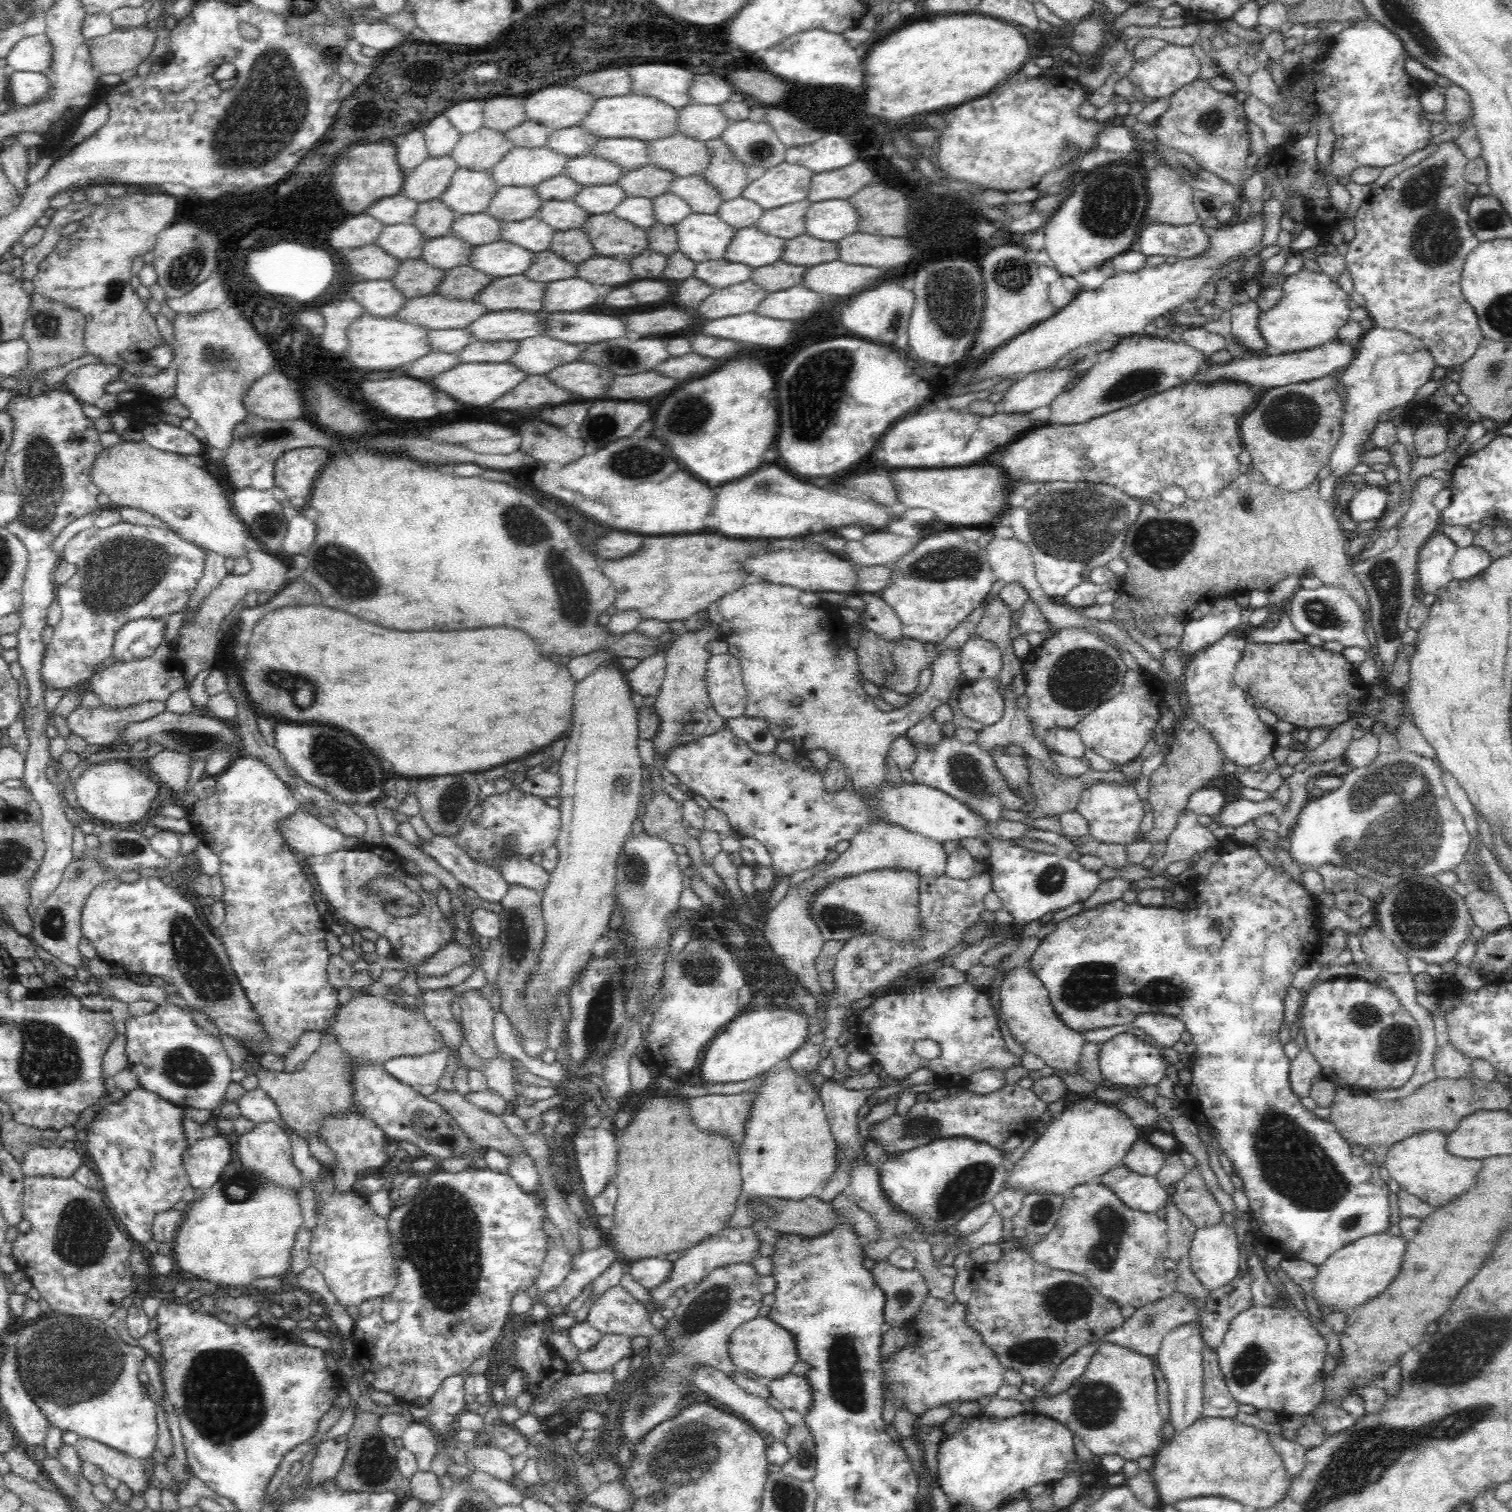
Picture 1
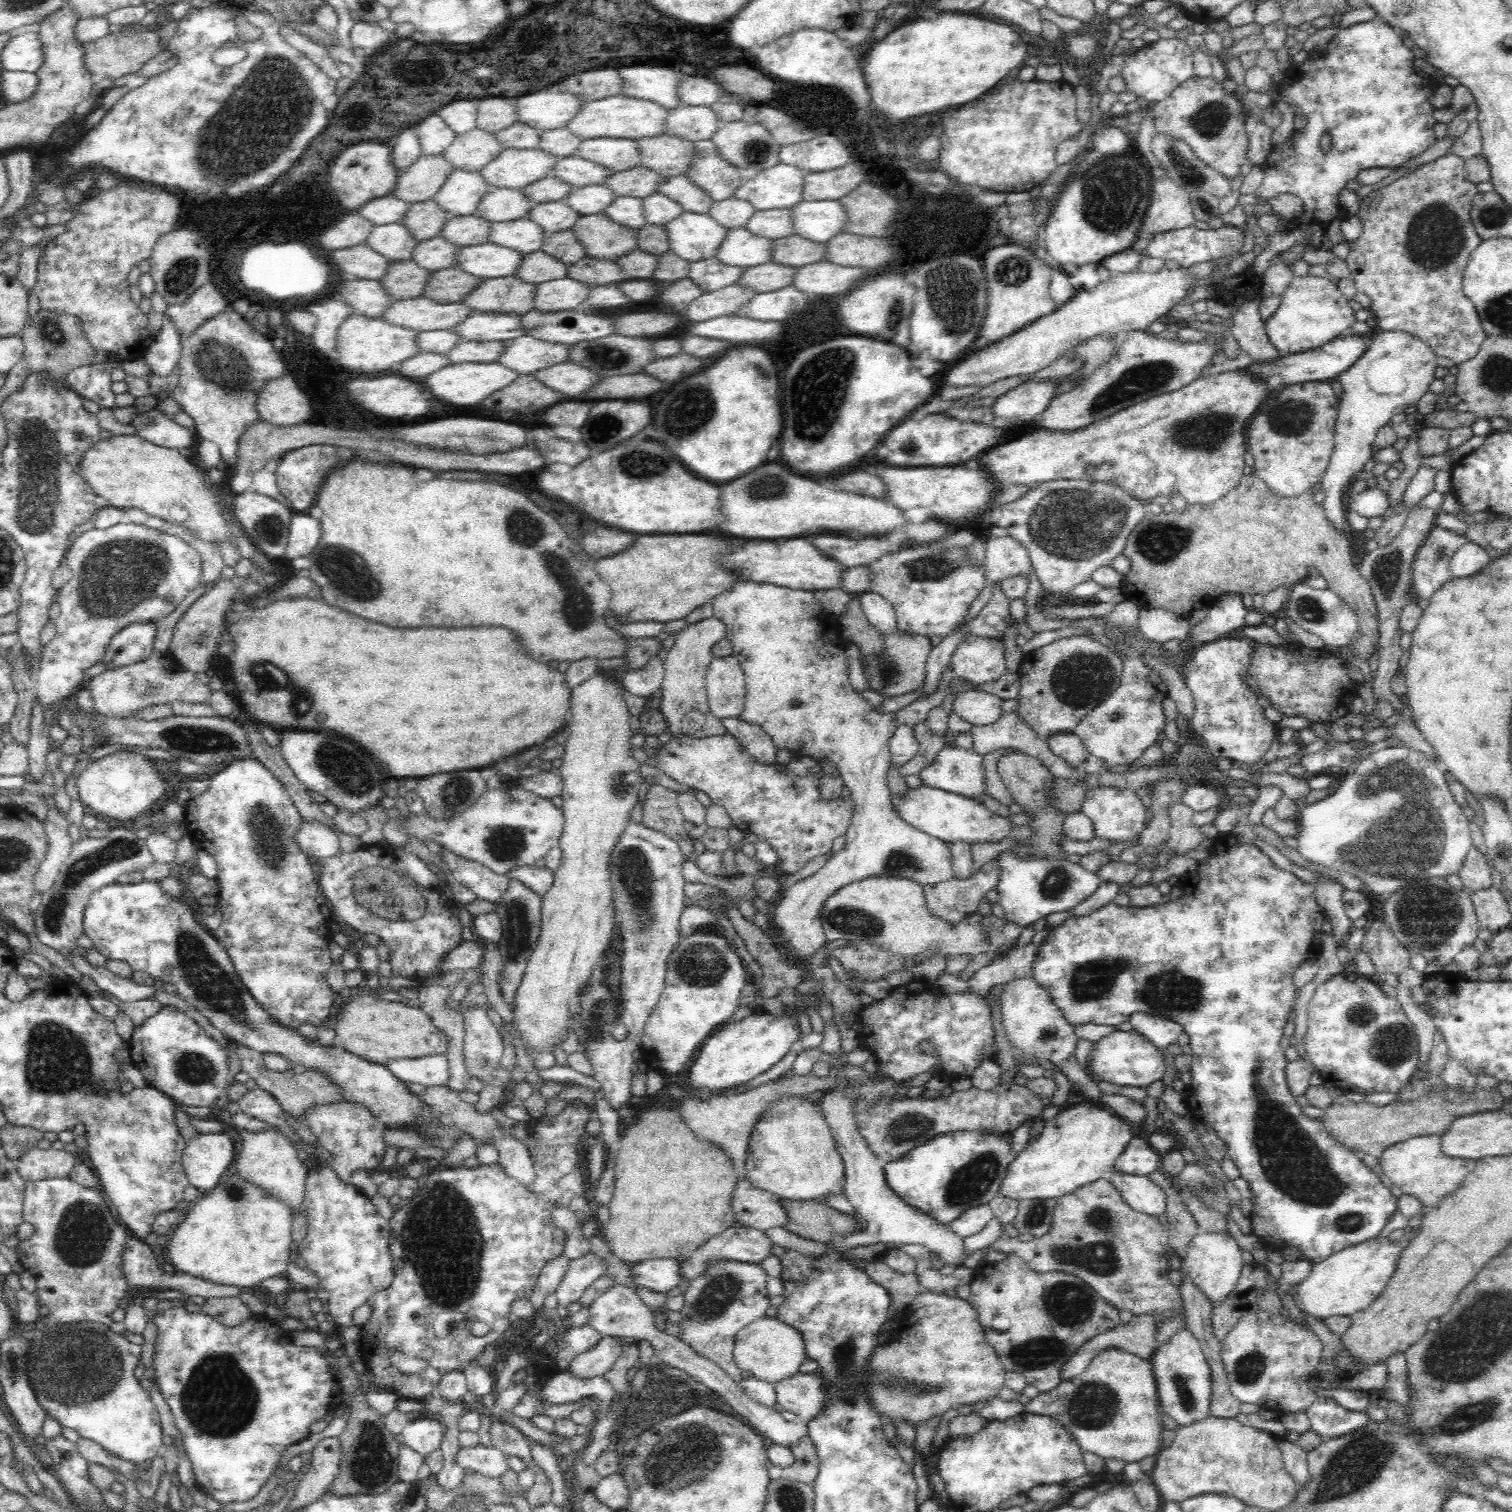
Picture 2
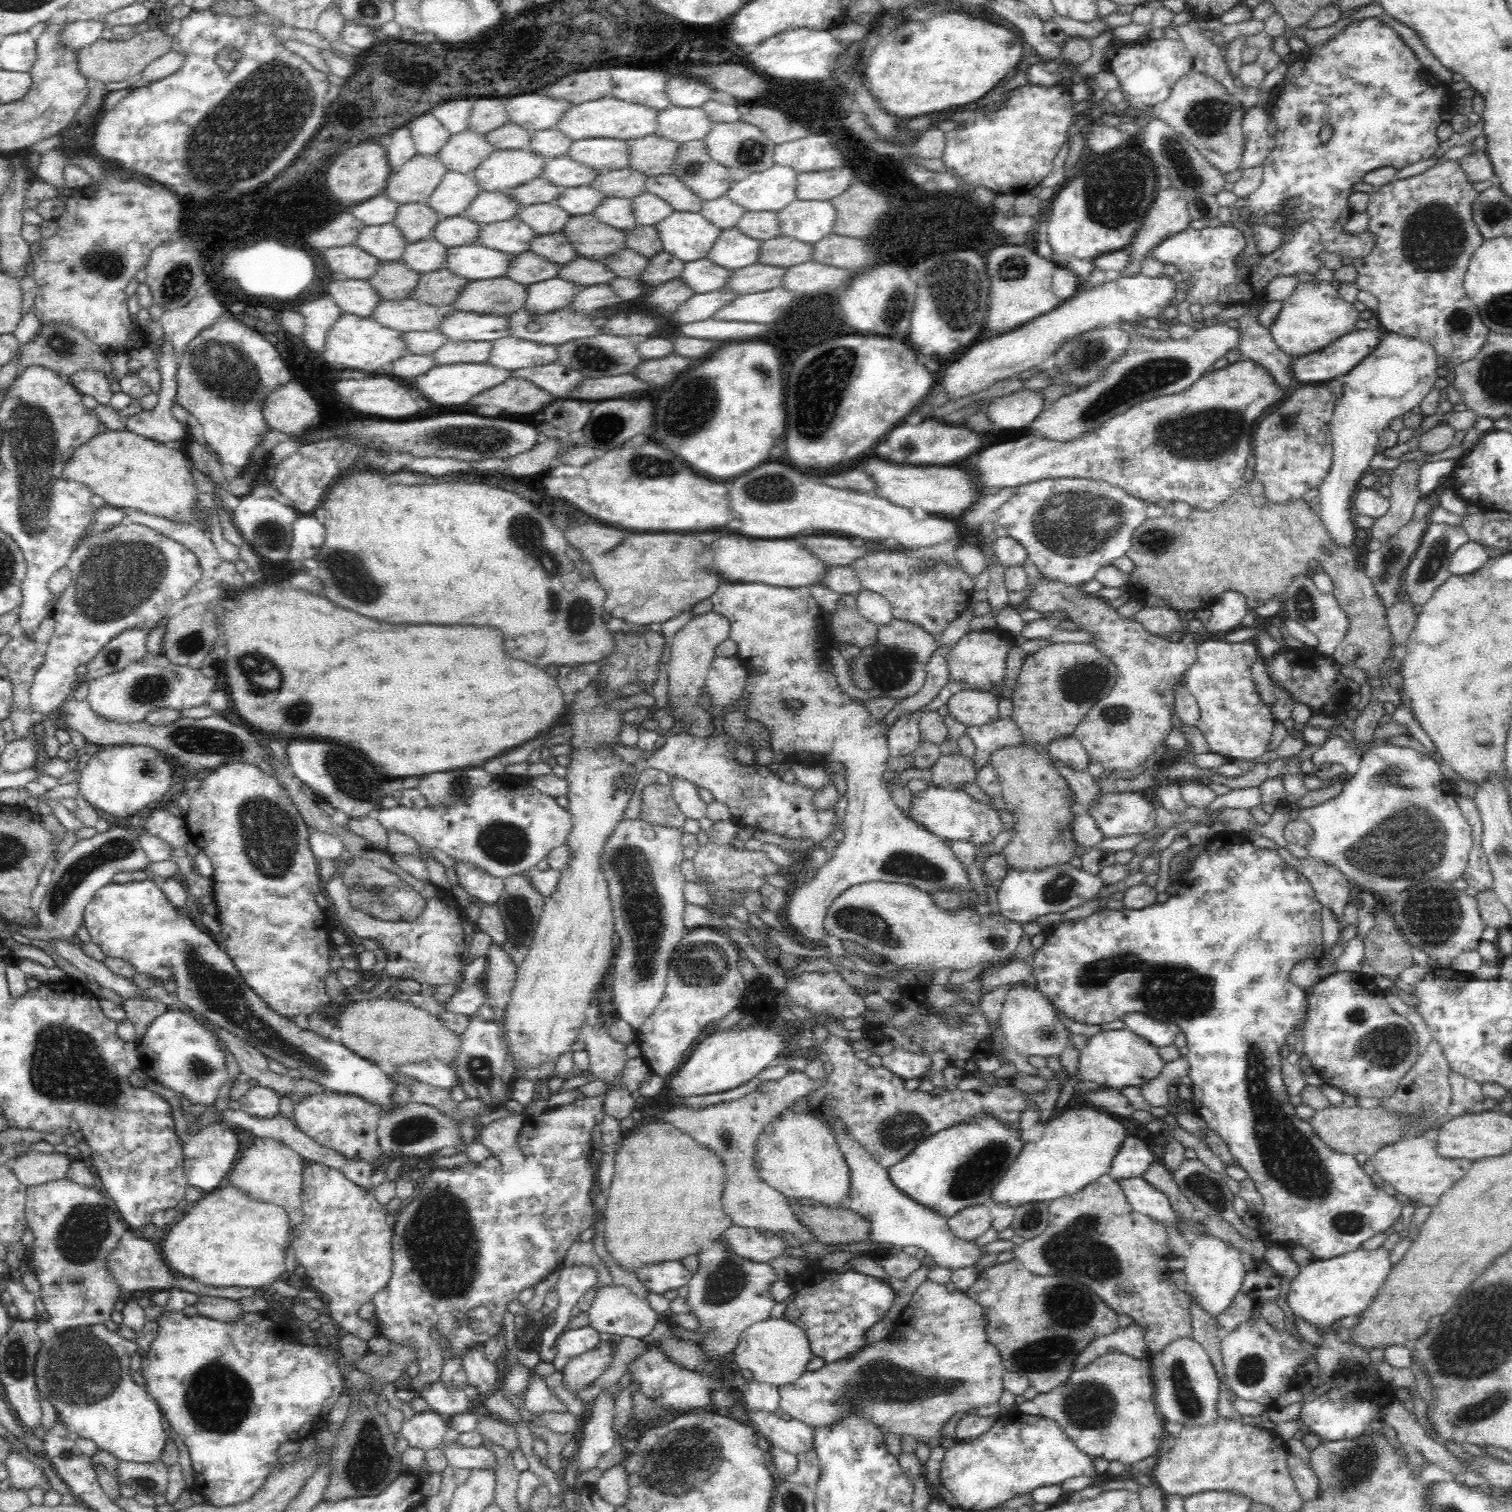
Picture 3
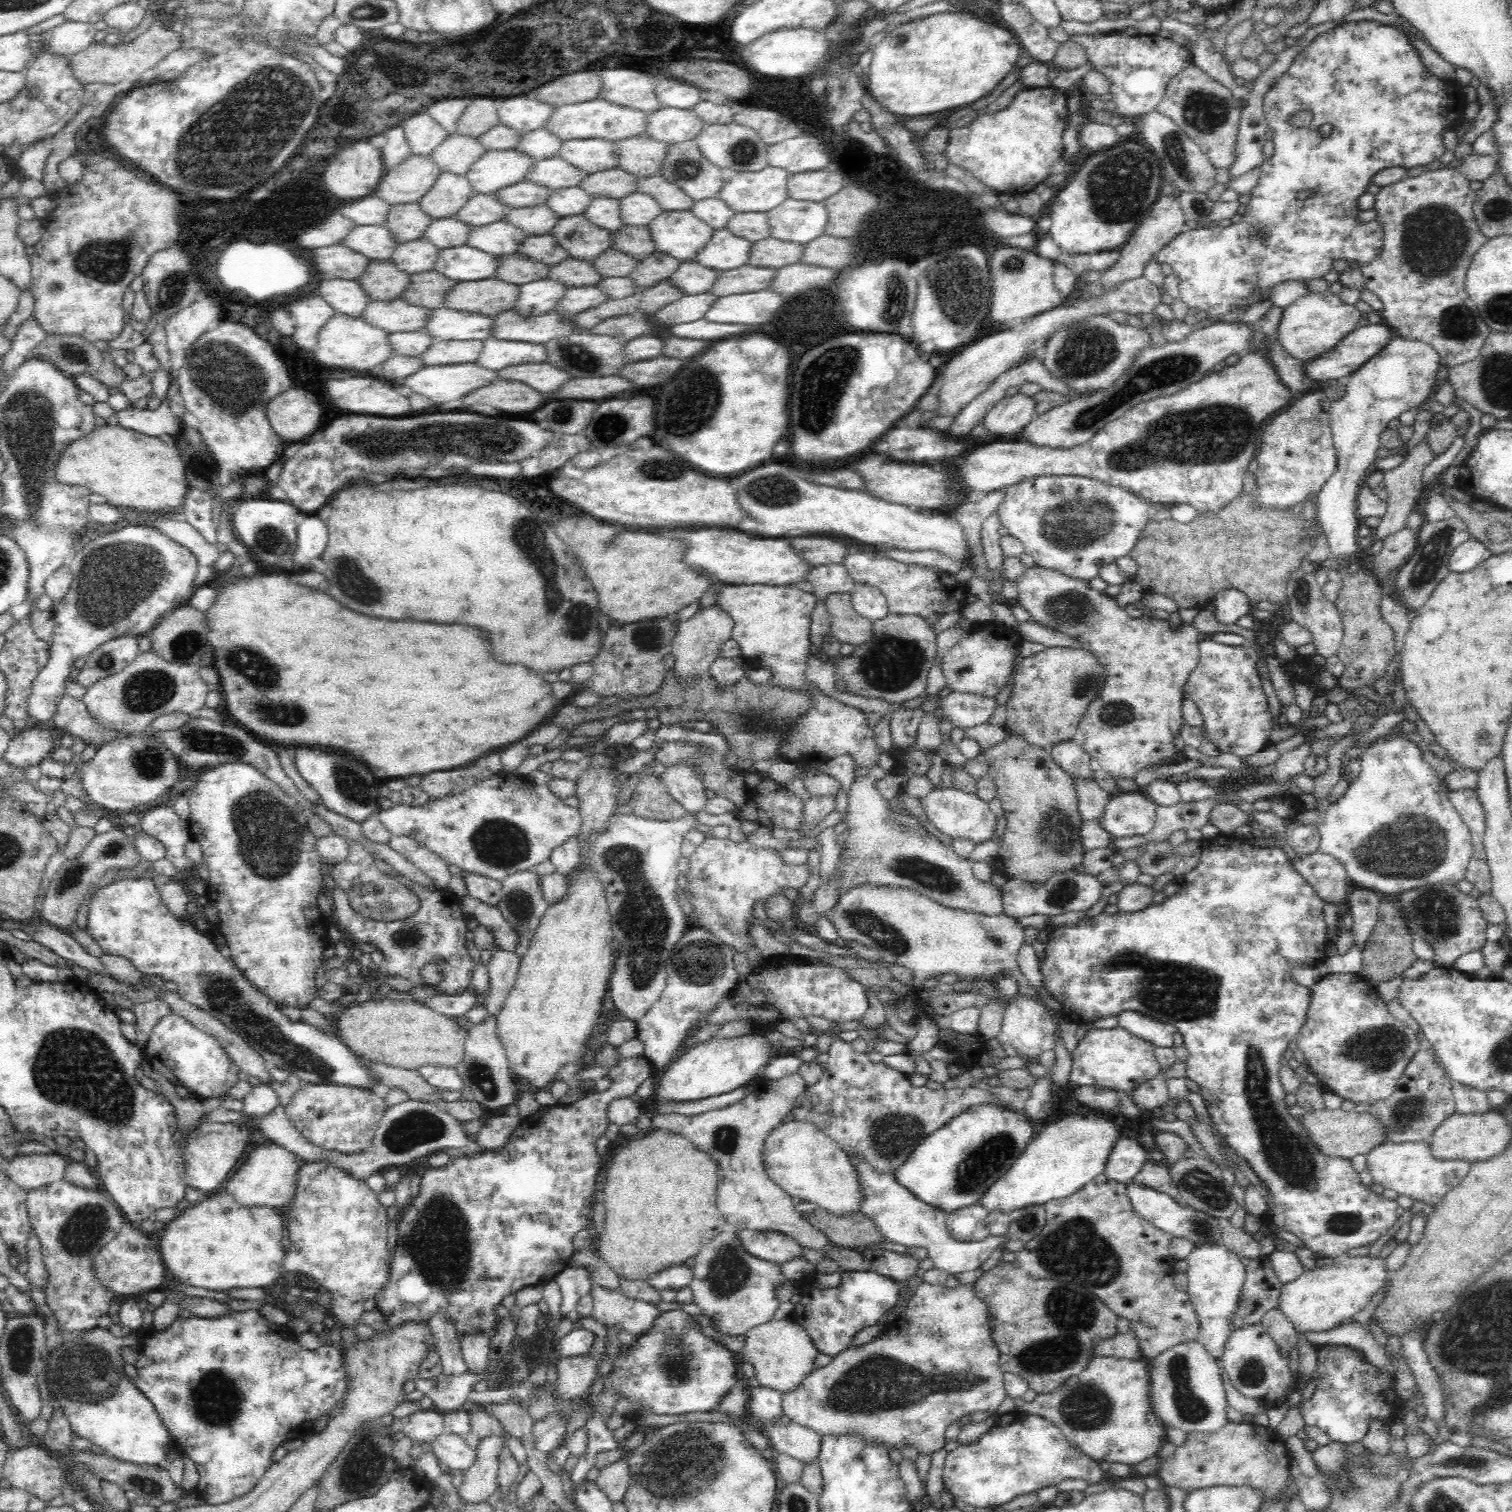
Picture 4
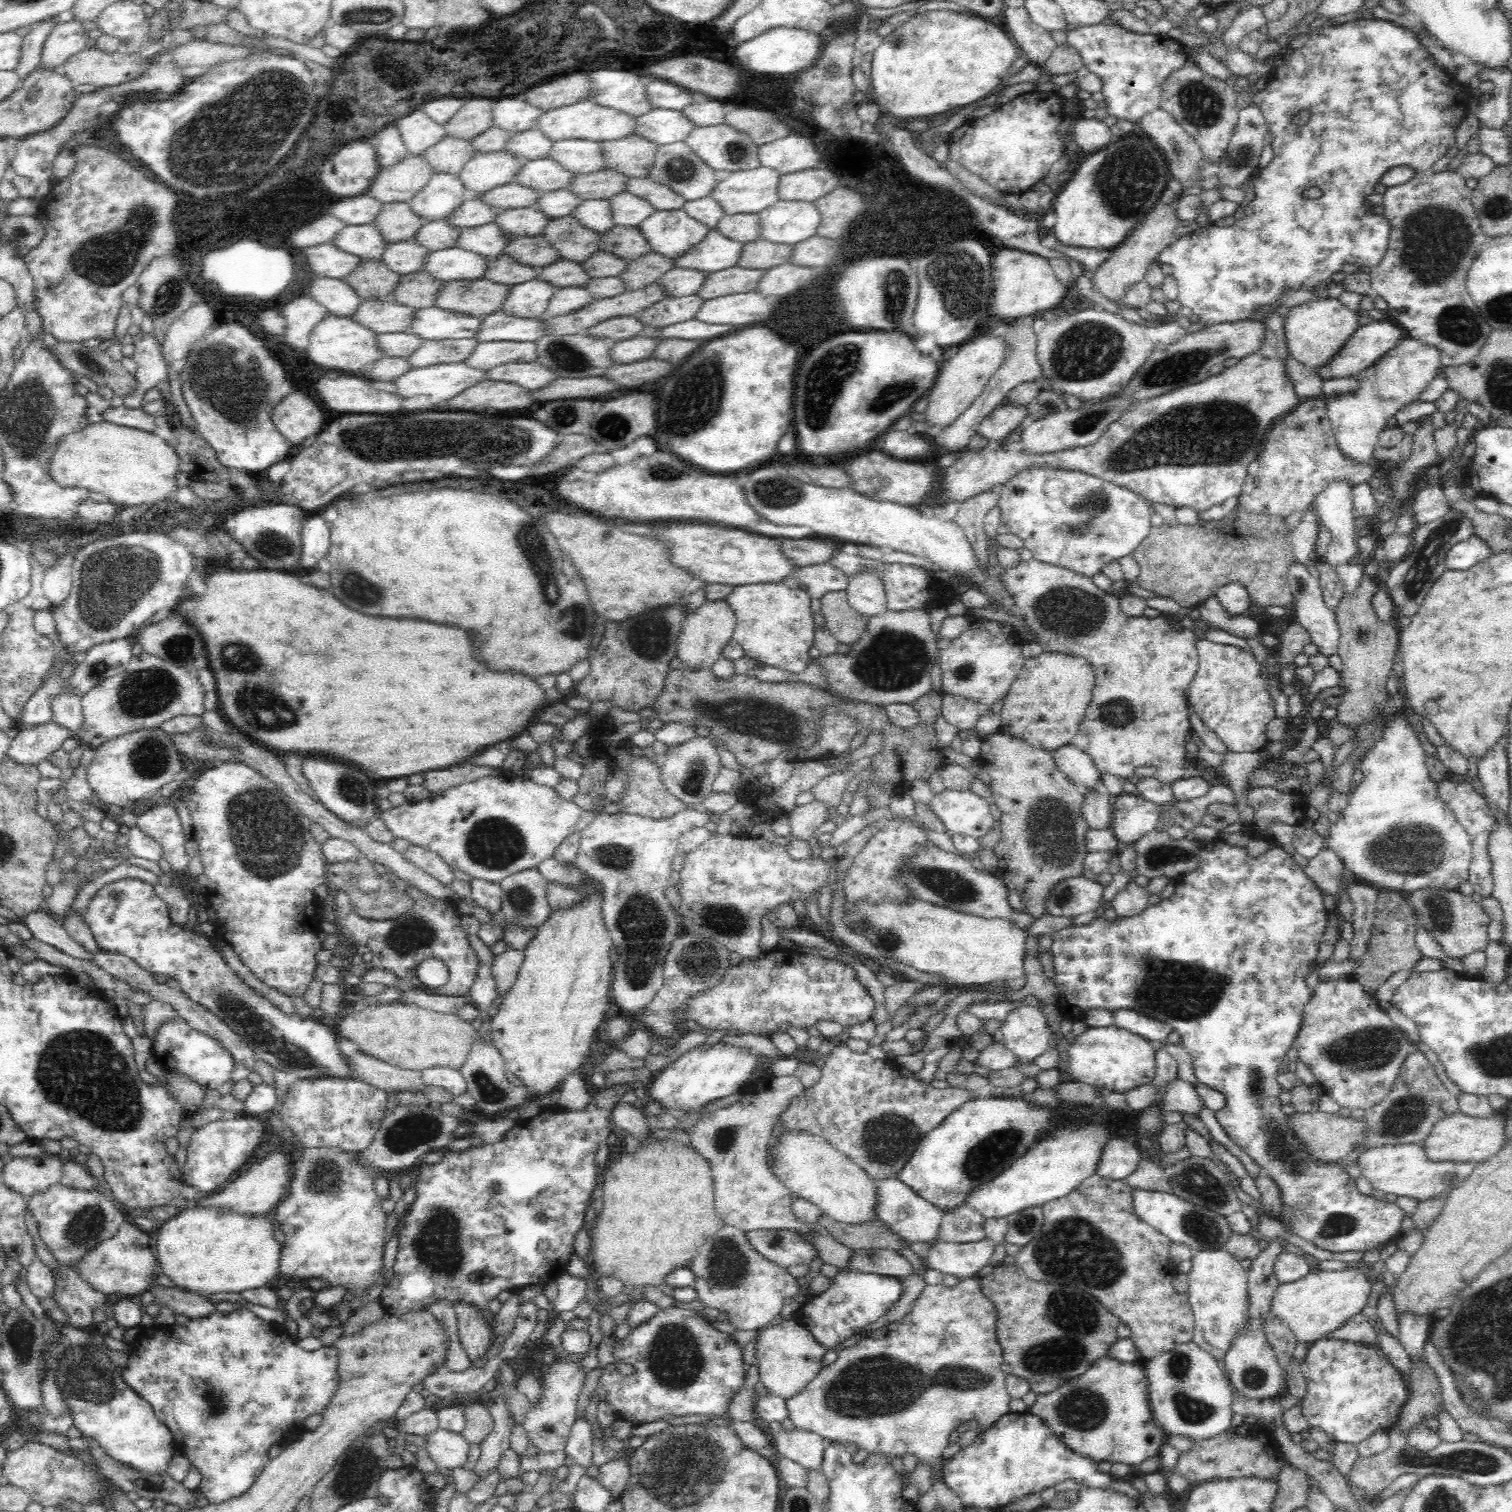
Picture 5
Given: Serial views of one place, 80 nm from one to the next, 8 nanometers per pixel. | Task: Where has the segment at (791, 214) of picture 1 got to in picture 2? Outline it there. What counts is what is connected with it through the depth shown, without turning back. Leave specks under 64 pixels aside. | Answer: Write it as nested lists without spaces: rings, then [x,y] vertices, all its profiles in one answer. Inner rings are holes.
[[[790,209],[756,211],[744,224],[752,235],[760,235],[770,240],[792,235]]]

